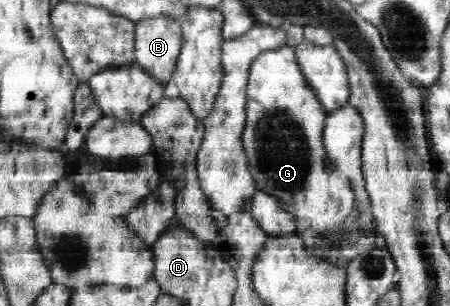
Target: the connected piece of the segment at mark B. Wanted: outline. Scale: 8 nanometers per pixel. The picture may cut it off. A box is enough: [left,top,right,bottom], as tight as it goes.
[136,18,184,86]

